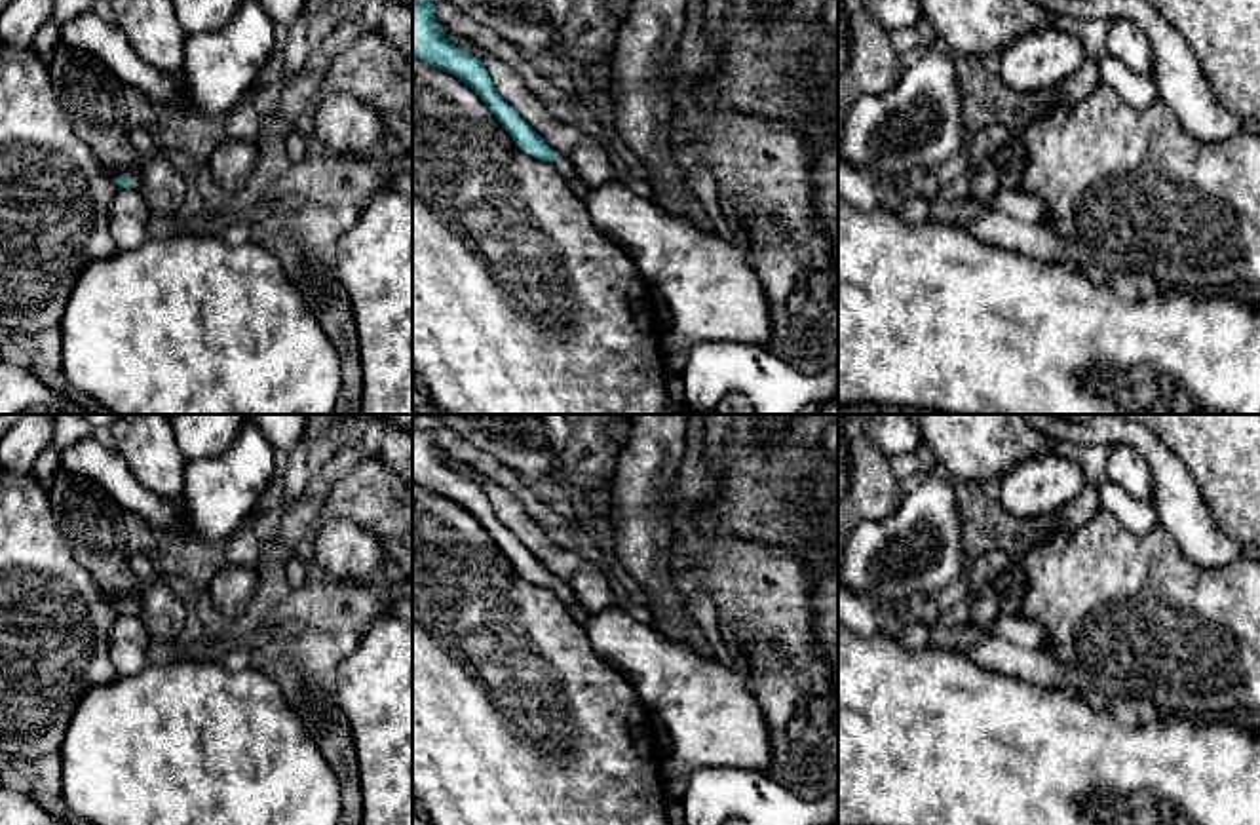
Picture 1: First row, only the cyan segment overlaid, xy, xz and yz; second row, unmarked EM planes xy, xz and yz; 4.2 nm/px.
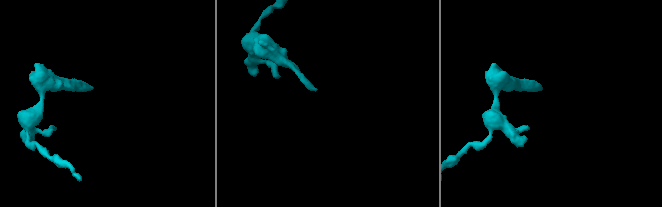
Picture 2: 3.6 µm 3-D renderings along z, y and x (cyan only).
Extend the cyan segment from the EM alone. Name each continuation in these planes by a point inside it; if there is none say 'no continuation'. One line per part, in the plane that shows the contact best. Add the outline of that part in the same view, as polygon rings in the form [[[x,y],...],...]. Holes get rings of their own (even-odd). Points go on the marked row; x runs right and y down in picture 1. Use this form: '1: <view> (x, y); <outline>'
1: xy (133, 172); [[[137,158],[125,173],[129,177],[129,188],[137,190],[137,186],[141,184],[141,169]]]

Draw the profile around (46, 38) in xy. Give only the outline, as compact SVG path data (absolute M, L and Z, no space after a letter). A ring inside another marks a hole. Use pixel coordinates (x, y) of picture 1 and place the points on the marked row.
M49 21L38 29L32 38L30 49L42 57L46 57L59 42L59 25Z

